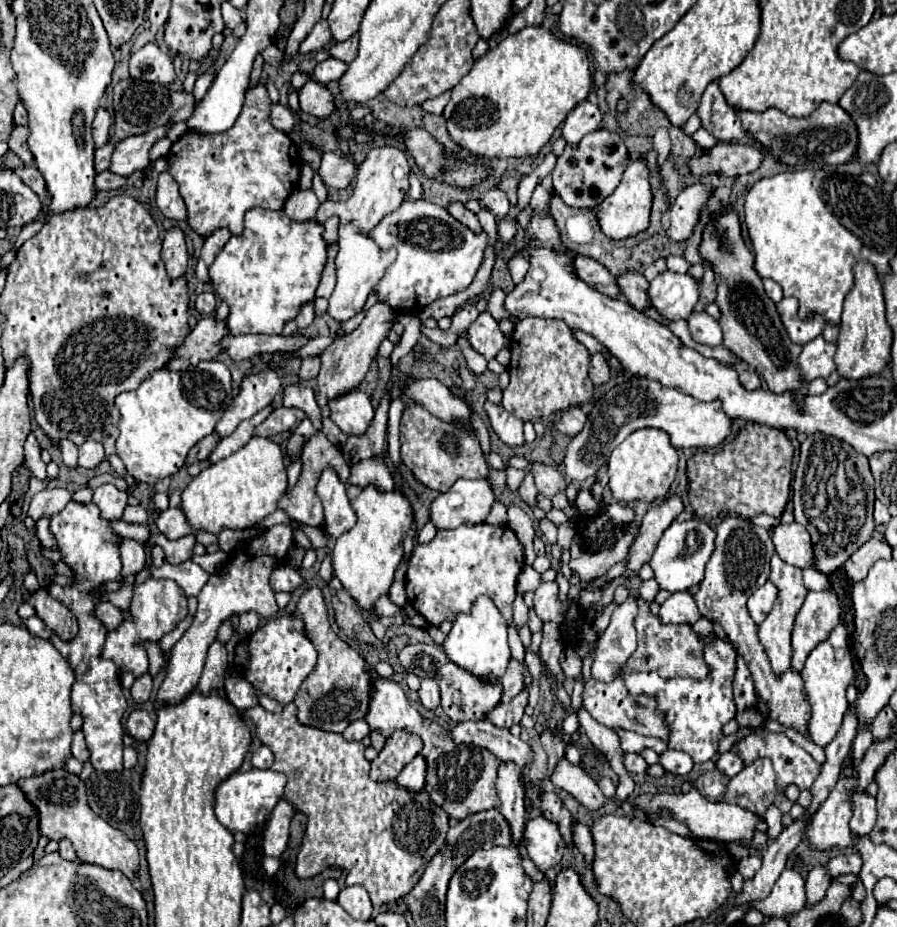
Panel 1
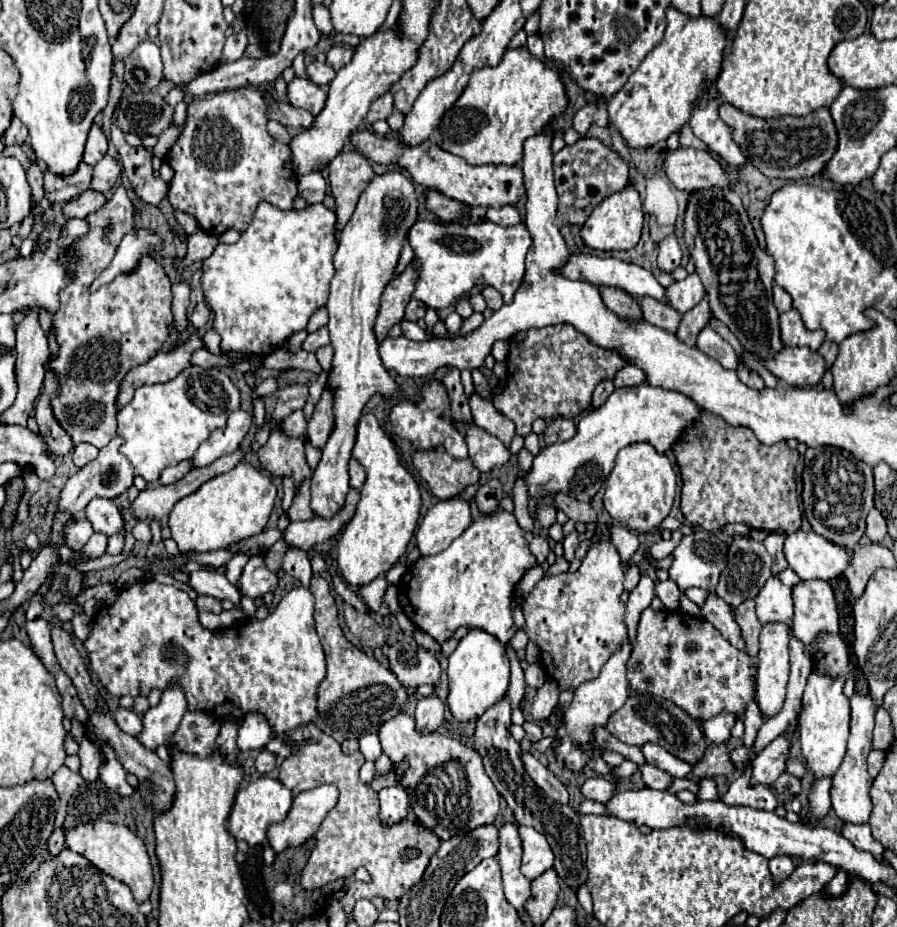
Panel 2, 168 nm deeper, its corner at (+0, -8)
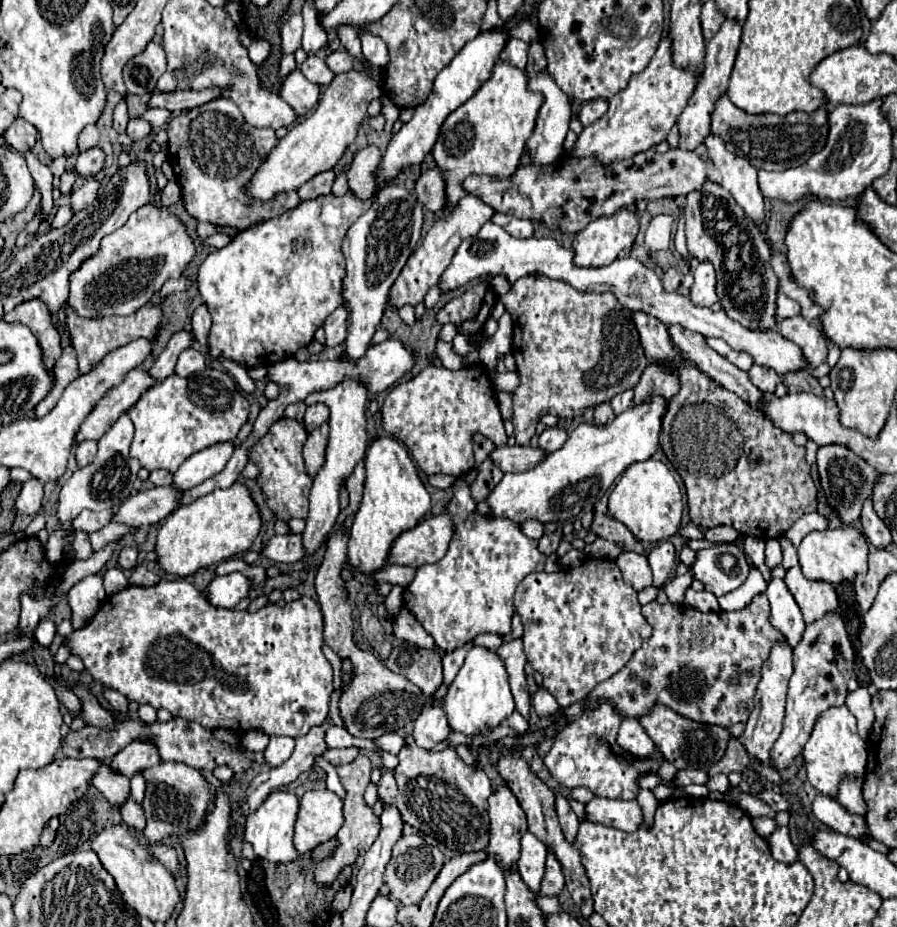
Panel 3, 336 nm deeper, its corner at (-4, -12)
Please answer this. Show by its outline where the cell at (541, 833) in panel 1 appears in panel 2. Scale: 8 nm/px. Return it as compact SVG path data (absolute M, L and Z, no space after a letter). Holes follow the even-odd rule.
M519 825L519 839L523 845L523 861L521 861L521 873L527 879L535 879L547 869L553 867L553 853L547 845L547 839L525 825Z

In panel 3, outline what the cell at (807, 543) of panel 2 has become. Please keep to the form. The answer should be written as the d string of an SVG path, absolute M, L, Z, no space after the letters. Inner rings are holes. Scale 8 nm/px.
M853 527L809 533L797 547L797 555L803 575L811 581L841 583L841 581L851 581L855 575L867 571L867 539Z

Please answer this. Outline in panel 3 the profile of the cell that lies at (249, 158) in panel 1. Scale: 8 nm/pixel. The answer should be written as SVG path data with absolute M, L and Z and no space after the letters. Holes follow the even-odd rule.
M219 97L201 107L185 111L167 123L167 131L167 159L181 185L181 201L185 211L193 219L245 231L259 221L277 217L301 203L295 191L277 193L271 201L259 201L247 193L251 177L257 173L259 165L269 157L271 149L275 149L279 141L273 129L251 127L231 99Z

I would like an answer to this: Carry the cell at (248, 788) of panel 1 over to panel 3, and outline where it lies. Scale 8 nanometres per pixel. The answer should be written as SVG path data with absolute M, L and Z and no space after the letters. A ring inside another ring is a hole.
M273 791L257 811L249 813L245 819L245 841L255 849L255 855L273 863L289 863L299 857L293 847L293 825L299 809L299 799L289 791Z

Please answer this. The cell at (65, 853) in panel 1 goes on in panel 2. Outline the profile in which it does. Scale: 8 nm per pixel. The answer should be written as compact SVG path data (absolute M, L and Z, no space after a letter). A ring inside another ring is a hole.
M59 827L51 833L51 837L47 841L47 849L51 855L59 855L63 851L63 847L65 847L65 835L63 835L63 829Z

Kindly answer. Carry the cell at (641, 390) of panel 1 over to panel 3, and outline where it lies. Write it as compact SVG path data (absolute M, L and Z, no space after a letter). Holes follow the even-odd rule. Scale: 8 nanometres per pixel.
M651 397L649 401L643 401L639 405L633 405L625 409L623 413L615 415L615 419L607 425L593 425L593 423L581 423L567 439L567 443L553 453L547 453L539 465L533 469L521 471L521 473L507 473L501 483L495 487L495 491L487 497L491 505L493 517L507 517L513 523L521 523L525 519L537 519L541 523L547 521L569 521L577 517L583 511L591 511L595 503L605 495L605 491L611 487L611 483L635 461L647 461L653 457L653 453L659 449L659 435L663 431L663 413L667 411L665 397Z

